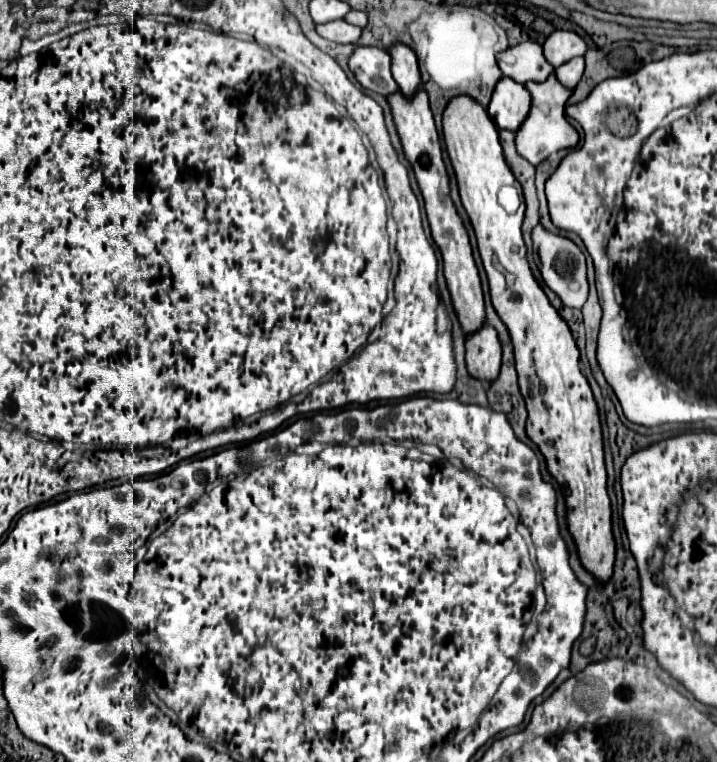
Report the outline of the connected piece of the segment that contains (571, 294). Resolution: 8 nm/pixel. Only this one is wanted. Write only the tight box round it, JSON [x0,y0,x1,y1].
[532,226,588,308]

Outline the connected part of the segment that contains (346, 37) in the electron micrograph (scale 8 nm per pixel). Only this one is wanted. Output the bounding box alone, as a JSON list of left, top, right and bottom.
[316,20,362,44]

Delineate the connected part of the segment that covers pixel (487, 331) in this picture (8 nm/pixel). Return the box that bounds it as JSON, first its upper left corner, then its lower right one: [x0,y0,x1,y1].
[466,322,502,380]

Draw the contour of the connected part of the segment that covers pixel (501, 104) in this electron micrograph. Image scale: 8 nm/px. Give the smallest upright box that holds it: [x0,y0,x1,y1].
[488,78,530,132]

